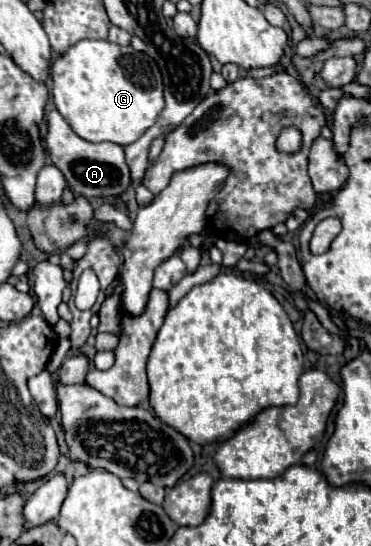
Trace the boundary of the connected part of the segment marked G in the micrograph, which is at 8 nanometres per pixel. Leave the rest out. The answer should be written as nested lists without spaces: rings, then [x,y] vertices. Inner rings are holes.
[[[81,40],[73,44],[51,62],[51,80],[55,108],[73,132],[89,142],[115,142],[119,146],[129,146],[157,122],[157,116],[165,108],[161,72],[155,60],[145,52],[137,52],[133,46],[119,46],[109,40]]]

